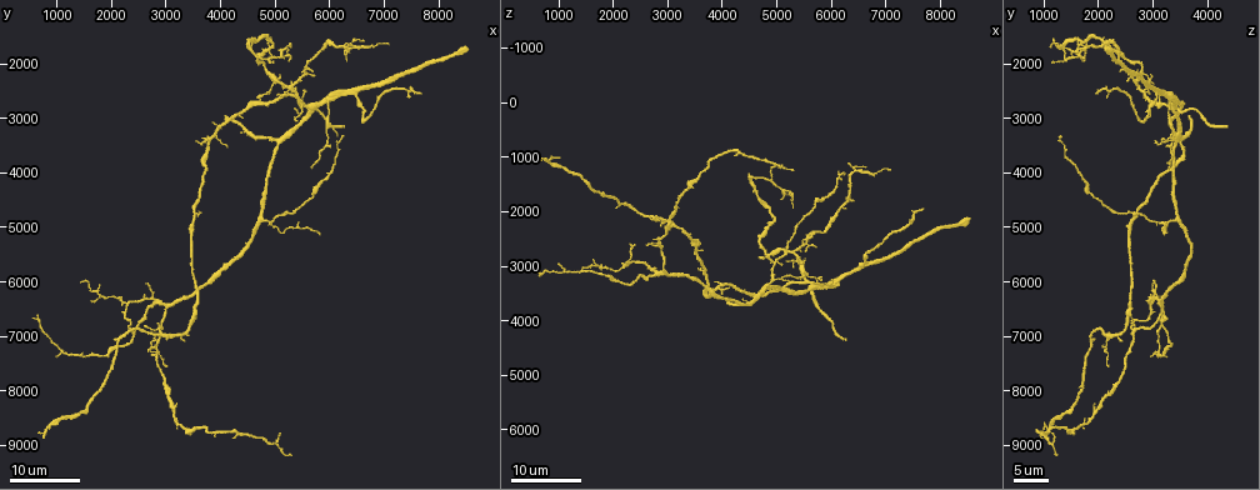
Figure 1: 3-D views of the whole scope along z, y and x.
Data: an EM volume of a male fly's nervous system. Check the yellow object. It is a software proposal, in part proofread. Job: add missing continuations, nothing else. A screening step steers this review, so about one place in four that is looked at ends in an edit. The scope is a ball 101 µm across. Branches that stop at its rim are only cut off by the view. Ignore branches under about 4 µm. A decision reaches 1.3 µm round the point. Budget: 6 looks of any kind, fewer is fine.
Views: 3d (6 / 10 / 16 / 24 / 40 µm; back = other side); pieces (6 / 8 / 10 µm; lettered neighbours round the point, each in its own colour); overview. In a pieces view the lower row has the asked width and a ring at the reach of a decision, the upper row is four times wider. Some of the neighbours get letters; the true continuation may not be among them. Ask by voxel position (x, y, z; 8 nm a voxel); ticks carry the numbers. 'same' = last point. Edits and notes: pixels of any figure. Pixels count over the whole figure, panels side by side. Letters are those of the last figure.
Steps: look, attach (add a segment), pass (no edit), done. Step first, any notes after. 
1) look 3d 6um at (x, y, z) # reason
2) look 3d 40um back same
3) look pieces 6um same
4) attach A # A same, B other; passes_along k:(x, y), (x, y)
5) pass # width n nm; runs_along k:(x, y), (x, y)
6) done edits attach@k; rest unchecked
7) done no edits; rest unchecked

look 3d 16um at (6250, 3300, 1350) # long arm stops here

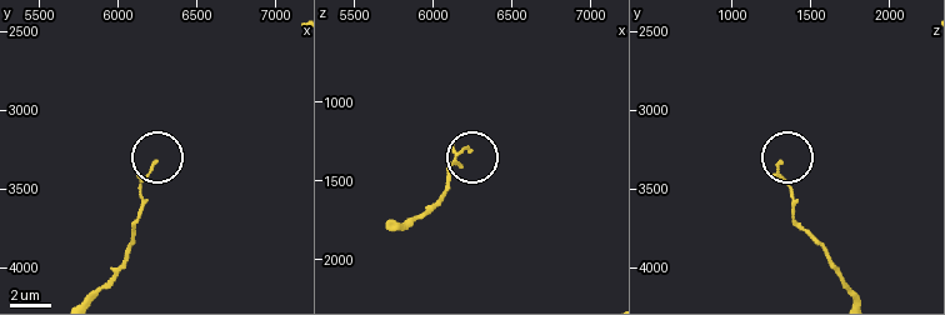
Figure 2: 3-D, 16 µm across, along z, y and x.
look pieces 8um at (6220, 3340, 1300)

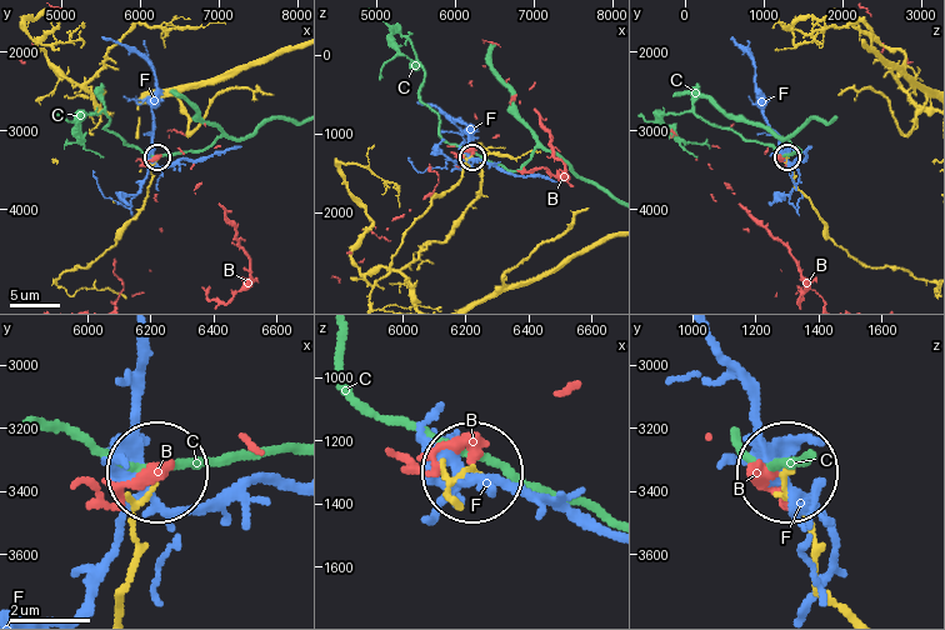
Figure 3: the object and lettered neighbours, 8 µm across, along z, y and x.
pass # width 120 nm; B other, C other, F other; runs_along 3:(390, 268), (405, 231), (434, 198), (459, 180), (471, 158); no lettered segment goes on from it

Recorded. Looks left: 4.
look 3d 24um at (6250, 3100, 4350) # branch stops here

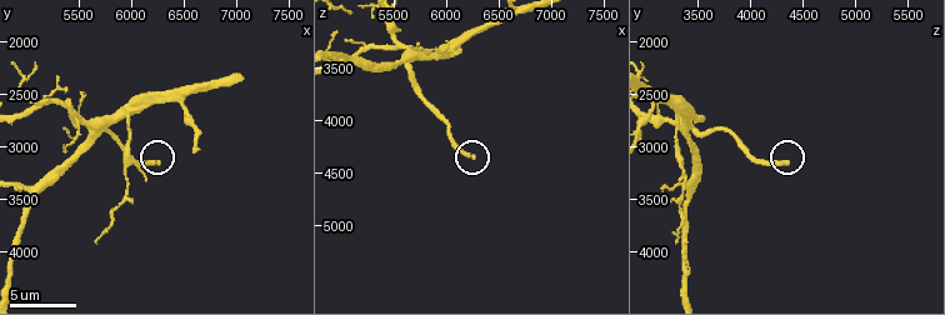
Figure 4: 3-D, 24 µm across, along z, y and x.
look pieces 8um at (6240, 3160, 4320)

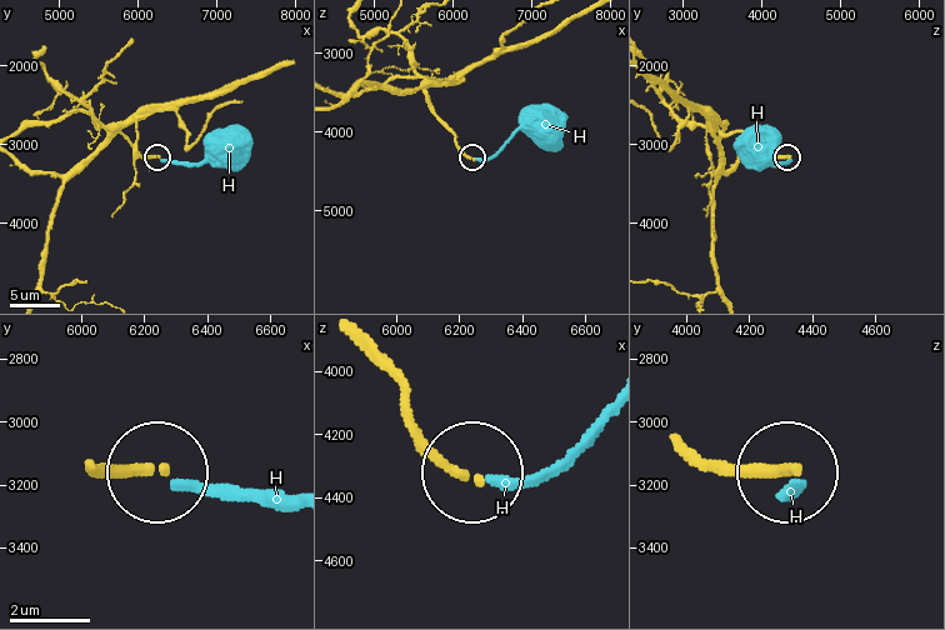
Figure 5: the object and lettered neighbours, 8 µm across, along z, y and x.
pass # H other; runs_along 5:(94, 463), (150, 473); no lettered segment goes on from it

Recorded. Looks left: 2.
look 3d 16um at (7700, 2600, 2000) # an open end

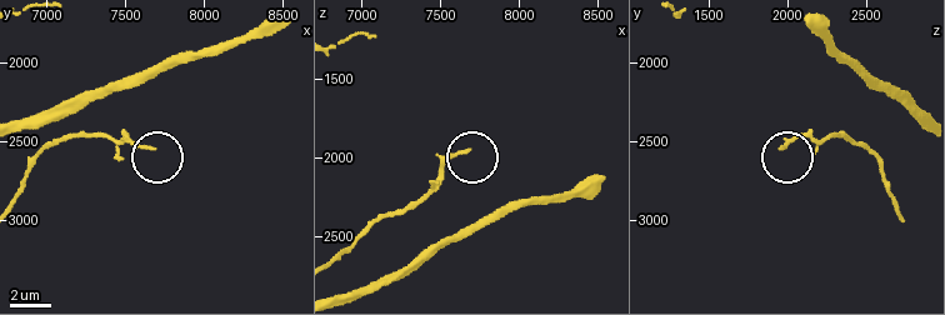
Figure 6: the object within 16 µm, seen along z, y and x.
look pieces 10um at (7660, 2560, 1960) # what lies round it

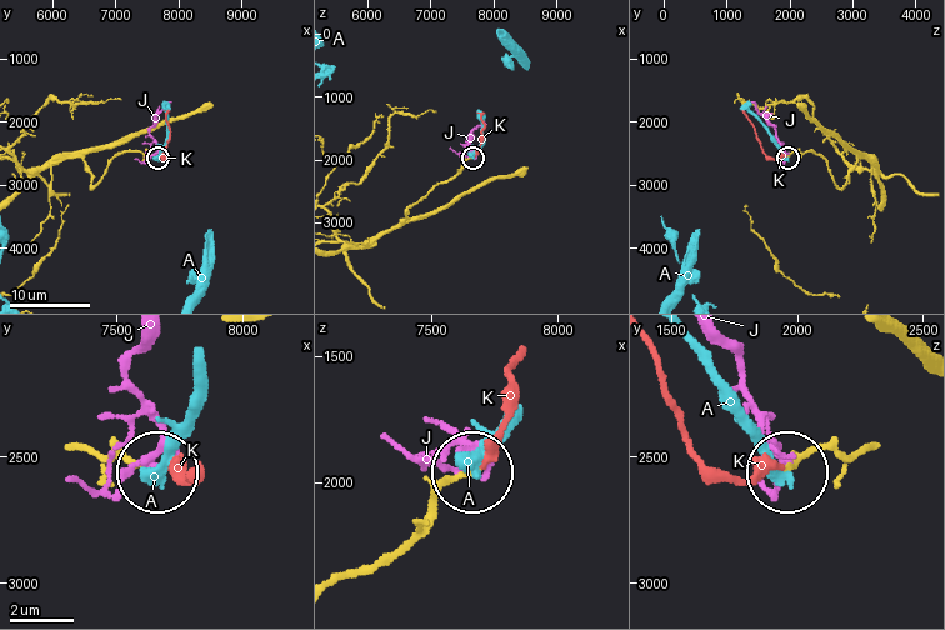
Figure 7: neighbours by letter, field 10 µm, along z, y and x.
attach K # A other, J other, K same; passes_along 7:(459, 173), (480, 140), (485, 124), (478, 113); it goes on there

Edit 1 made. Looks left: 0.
done edits attach@7; rest unchecked

